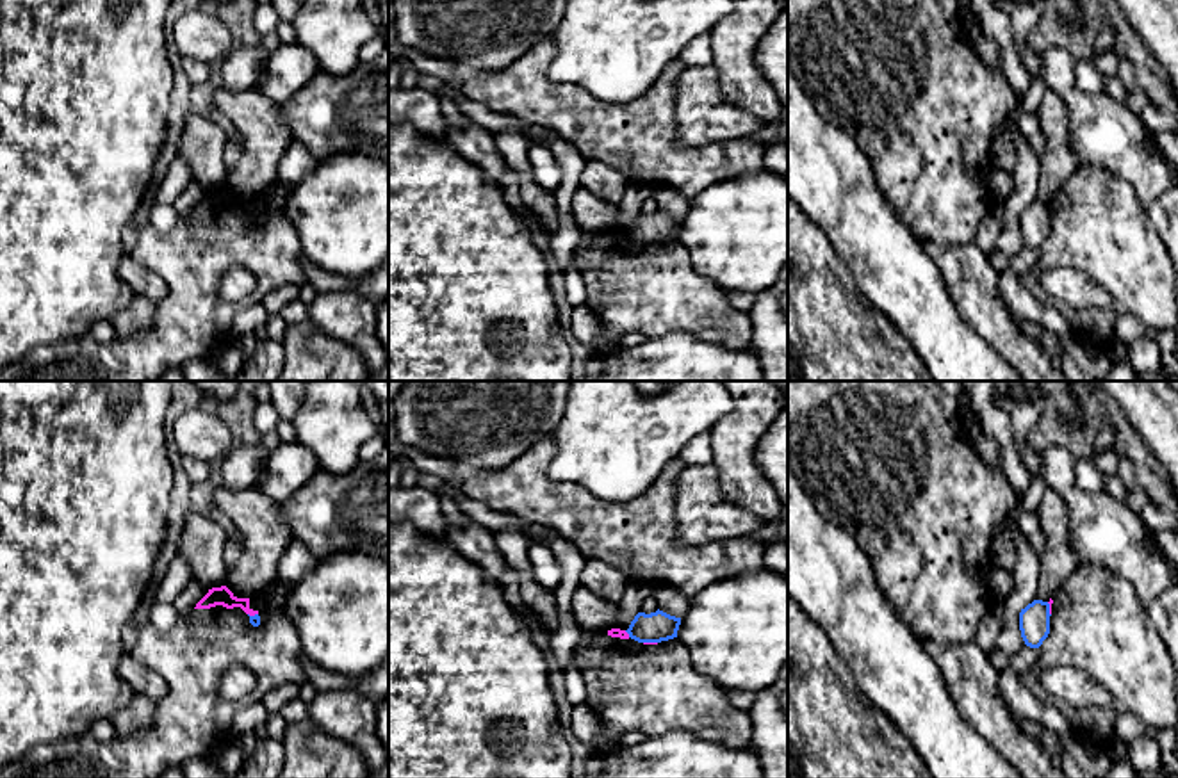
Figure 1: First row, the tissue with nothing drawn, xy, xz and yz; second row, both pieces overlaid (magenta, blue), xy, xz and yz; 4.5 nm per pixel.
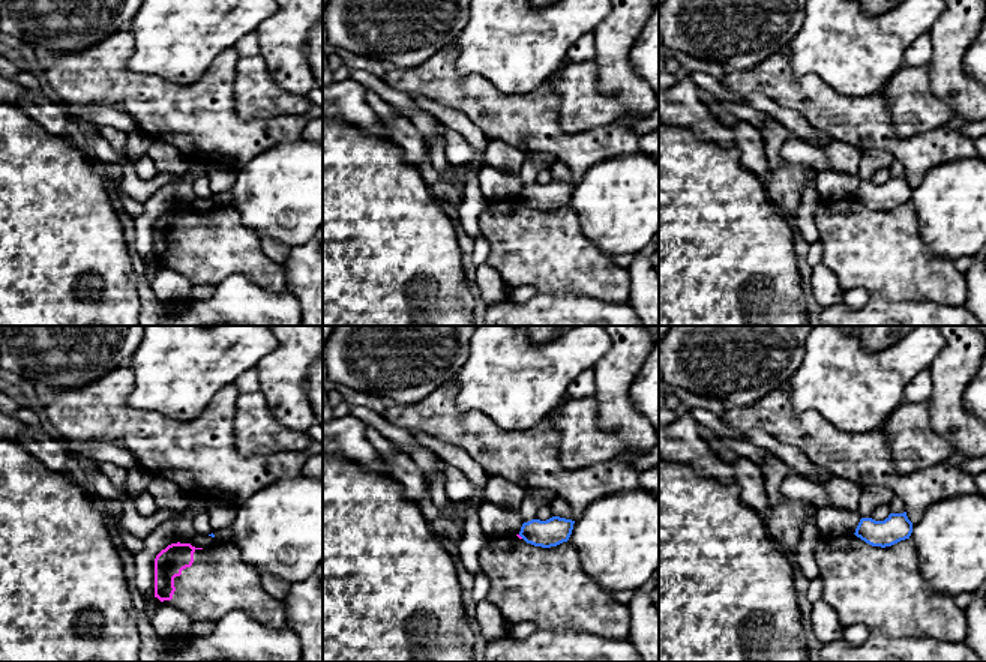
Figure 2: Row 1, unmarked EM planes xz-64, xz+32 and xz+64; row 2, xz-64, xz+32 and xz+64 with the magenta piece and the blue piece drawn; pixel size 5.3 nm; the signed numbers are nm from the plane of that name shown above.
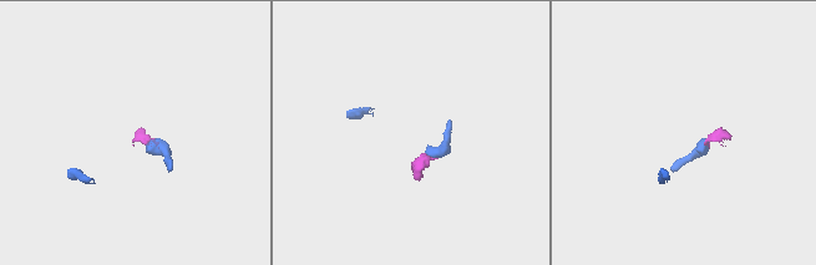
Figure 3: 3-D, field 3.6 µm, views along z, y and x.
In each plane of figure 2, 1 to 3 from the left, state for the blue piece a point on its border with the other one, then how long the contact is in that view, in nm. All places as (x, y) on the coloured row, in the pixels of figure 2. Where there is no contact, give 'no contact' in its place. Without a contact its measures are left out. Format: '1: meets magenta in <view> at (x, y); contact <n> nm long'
1: no contact
2: meets magenta in xz+32 at (520, 536); contact 40 nm long
3: no contact

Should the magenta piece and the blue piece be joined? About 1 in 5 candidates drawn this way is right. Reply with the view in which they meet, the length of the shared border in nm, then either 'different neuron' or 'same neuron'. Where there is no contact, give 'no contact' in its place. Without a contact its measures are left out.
meets magenta in xz; contact 60 nm long; different neuron

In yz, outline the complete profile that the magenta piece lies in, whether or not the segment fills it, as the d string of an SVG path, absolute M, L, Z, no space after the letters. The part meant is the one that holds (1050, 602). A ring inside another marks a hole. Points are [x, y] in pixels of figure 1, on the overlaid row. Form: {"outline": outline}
{"outline": "M1082 563L1050 598L1050 634L1039 646L1037 664L1019 678L1041 701L1051 701L1041 684L1041 675L1053 664L1071 666L1087 673L1110 693L1108 709L1073 709L1062 705L1062 714L1075 733L1092 748L1101 750L1114 739L1116 717L1132 712L1148 728L1174 728L1178 707L1174 696L1173 660L1155 625L1148 620L1133 584L1098 564Z"}

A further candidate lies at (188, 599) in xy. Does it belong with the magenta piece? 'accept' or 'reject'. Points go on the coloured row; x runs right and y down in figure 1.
reject

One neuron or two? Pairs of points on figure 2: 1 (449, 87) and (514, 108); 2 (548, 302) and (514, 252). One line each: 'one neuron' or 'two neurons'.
1: one neuron
2: two neurons

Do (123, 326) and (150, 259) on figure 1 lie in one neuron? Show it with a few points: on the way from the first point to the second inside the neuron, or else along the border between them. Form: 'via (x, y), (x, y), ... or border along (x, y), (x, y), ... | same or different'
border along (155, 303), (154, 323), (141, 333), (129, 337) | different

